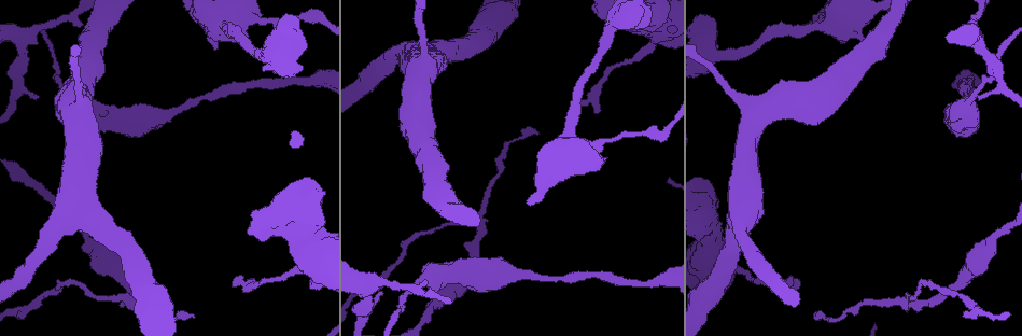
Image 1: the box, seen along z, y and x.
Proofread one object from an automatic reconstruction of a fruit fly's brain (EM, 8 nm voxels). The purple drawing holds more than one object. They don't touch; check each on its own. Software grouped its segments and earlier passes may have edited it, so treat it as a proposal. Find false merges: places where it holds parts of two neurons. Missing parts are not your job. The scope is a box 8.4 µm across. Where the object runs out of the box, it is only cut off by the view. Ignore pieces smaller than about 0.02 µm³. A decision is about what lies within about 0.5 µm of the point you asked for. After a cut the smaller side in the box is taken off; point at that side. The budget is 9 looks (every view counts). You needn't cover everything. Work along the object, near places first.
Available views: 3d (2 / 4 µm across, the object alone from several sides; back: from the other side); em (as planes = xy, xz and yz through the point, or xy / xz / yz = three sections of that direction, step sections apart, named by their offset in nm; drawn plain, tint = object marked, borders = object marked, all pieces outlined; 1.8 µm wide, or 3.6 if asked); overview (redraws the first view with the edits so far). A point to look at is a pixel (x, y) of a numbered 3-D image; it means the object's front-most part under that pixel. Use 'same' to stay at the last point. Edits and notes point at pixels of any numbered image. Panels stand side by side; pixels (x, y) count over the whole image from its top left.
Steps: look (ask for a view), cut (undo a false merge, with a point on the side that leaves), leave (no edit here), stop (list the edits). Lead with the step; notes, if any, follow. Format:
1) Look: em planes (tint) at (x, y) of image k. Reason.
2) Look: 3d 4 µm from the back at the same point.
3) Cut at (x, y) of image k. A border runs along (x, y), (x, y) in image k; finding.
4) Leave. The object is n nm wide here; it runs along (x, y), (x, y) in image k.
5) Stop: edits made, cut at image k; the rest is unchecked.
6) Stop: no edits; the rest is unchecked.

Look: em yz step 4 (borders) at (568, 139) of image 1. Sudden change in width.

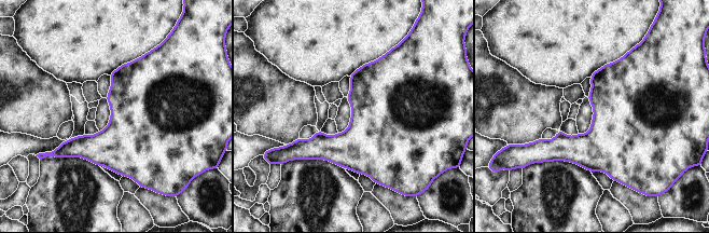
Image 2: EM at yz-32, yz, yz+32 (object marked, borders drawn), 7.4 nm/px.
Look: em planes (borders) at the same point.

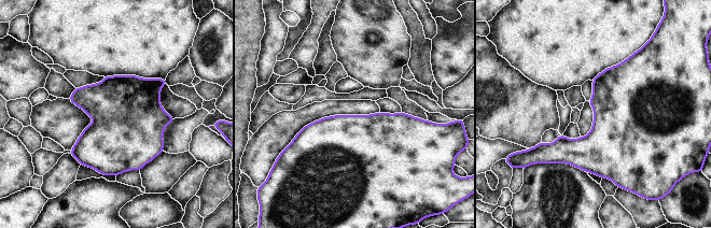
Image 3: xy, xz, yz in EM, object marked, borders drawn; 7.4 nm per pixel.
Leave. Continuous, no second neuron.

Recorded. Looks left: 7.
Look: 3d 2 µm from the back at (396, 287) of image 1. Sudden change in width.

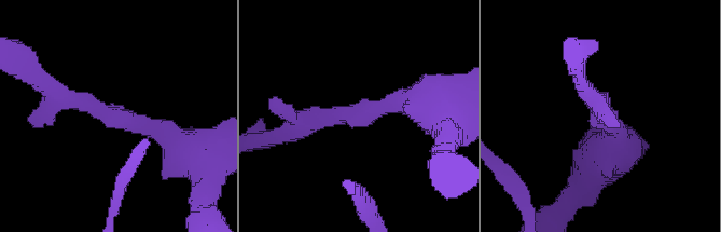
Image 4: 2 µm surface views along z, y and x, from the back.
Look: em planes (tint) at (125, 120) of image 4. Need the tissue.

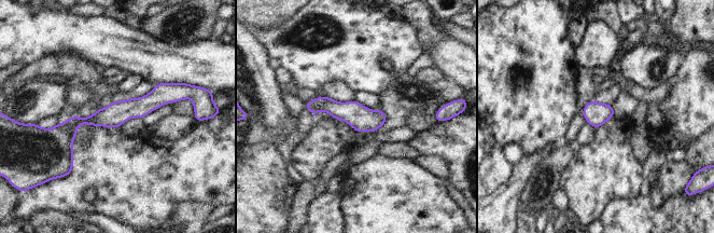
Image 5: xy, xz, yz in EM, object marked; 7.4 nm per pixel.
Leave. The object is 180 nm wide here; it runs along (177, 96), (158, 96), (53, 132) in image 5; one neuron here.

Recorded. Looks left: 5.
Look: em xz step 8 (tint) at (969, 100) of image 1. Thick turns thin.

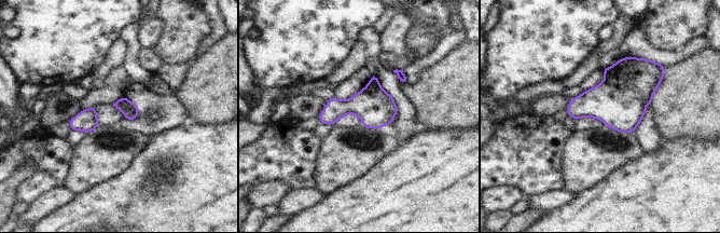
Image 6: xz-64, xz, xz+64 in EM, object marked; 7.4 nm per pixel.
Leave. One neuron here.

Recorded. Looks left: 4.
Look: 3d 4 µm at (134, 302) of image 1.

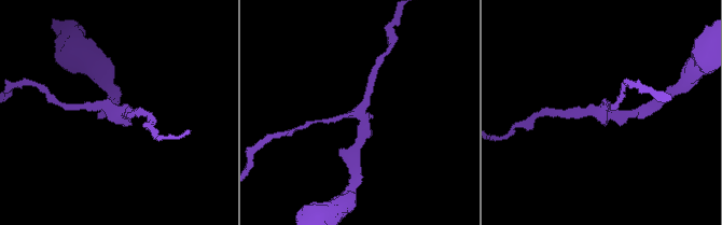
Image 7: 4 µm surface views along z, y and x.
Look: em planes (tint) at (117, 112) of image 7. 3 arms meet here.

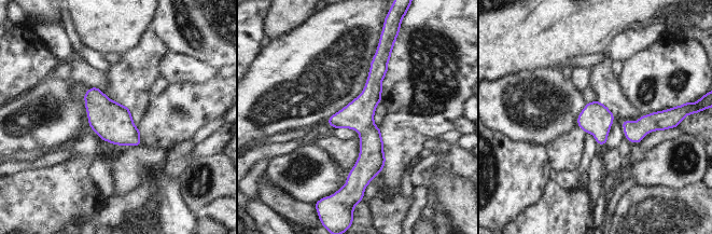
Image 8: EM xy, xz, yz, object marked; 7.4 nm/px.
Leave. The object is 220 nm wide here; it runs along (377, 56), (367, 166), (352, 182) in image 8; all the same neuron.

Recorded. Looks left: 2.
Stop: no edits; the rest is unchecked.

